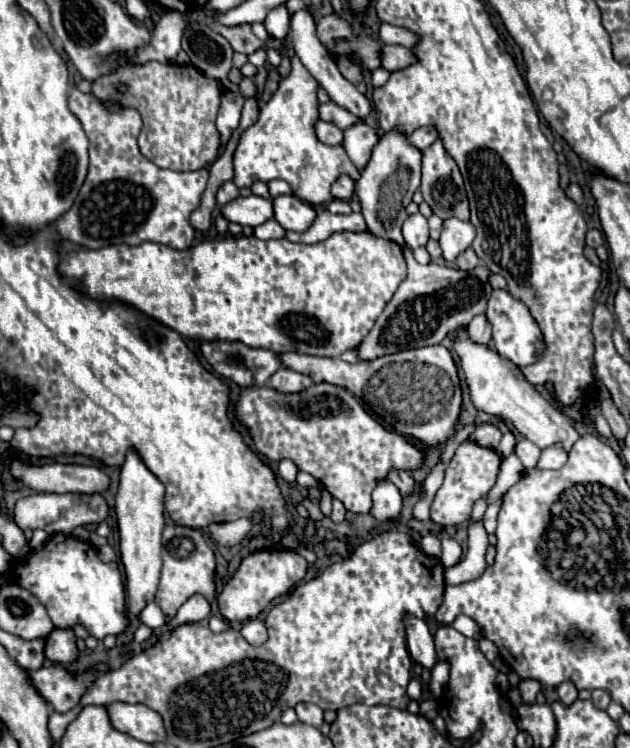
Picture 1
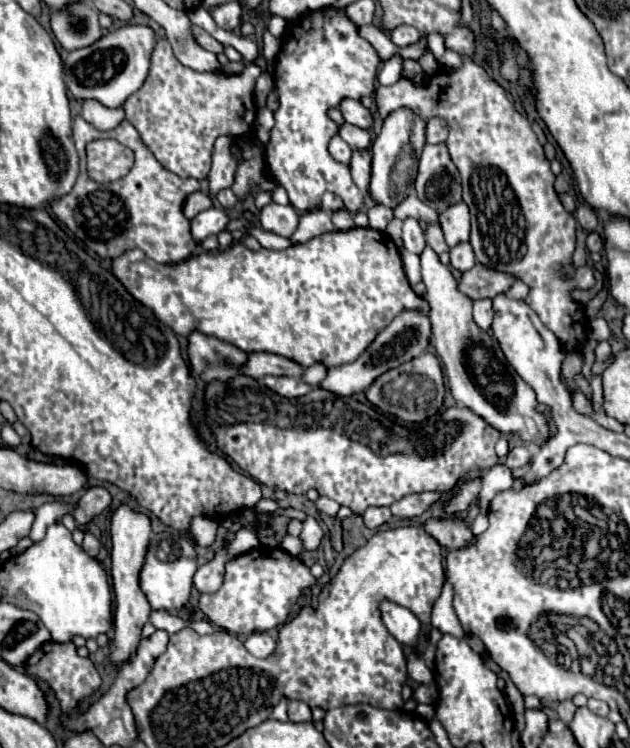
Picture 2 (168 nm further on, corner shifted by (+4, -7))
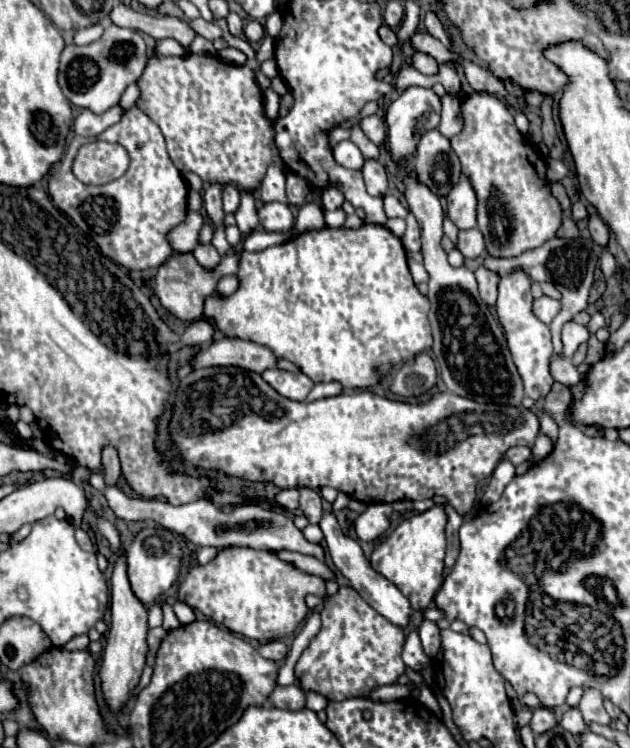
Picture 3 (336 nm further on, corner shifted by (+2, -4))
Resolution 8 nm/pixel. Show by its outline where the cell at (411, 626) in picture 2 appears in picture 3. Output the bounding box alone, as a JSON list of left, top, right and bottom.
[320,513,414,627]

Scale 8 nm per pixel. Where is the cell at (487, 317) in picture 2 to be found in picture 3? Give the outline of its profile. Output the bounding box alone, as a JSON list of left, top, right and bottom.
[476,267,500,305]

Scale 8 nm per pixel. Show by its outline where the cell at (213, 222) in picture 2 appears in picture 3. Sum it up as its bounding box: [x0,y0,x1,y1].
[168,211,206,253]

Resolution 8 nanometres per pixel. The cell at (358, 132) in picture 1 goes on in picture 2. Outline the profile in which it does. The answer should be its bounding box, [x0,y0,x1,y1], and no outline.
[350,150,372,196]

